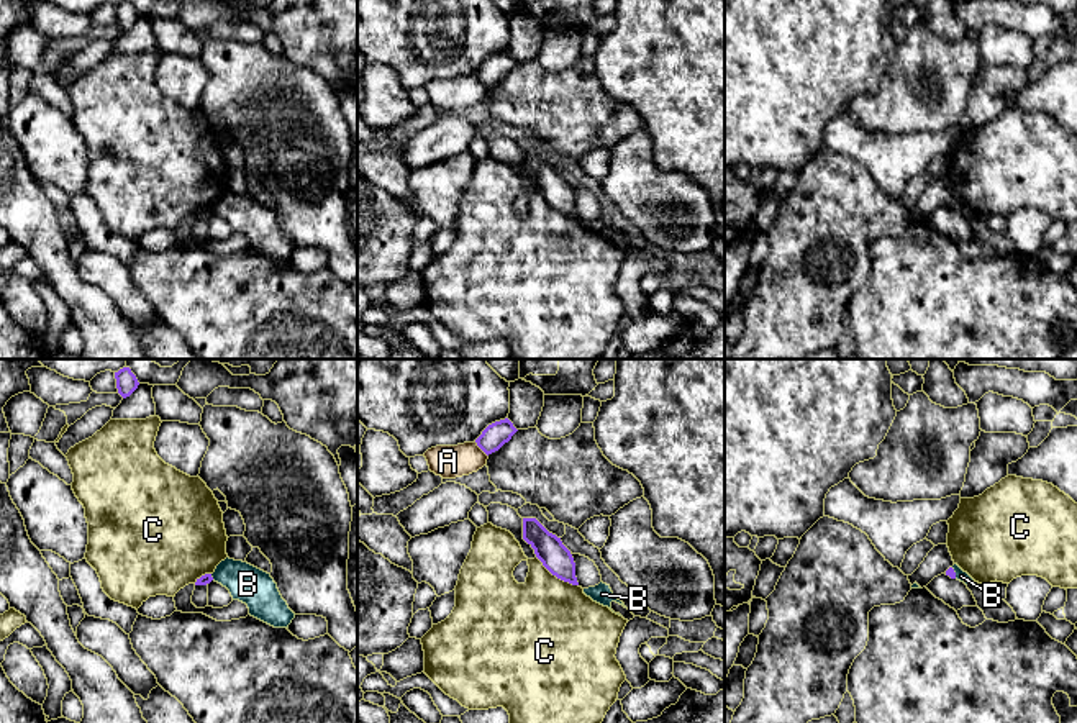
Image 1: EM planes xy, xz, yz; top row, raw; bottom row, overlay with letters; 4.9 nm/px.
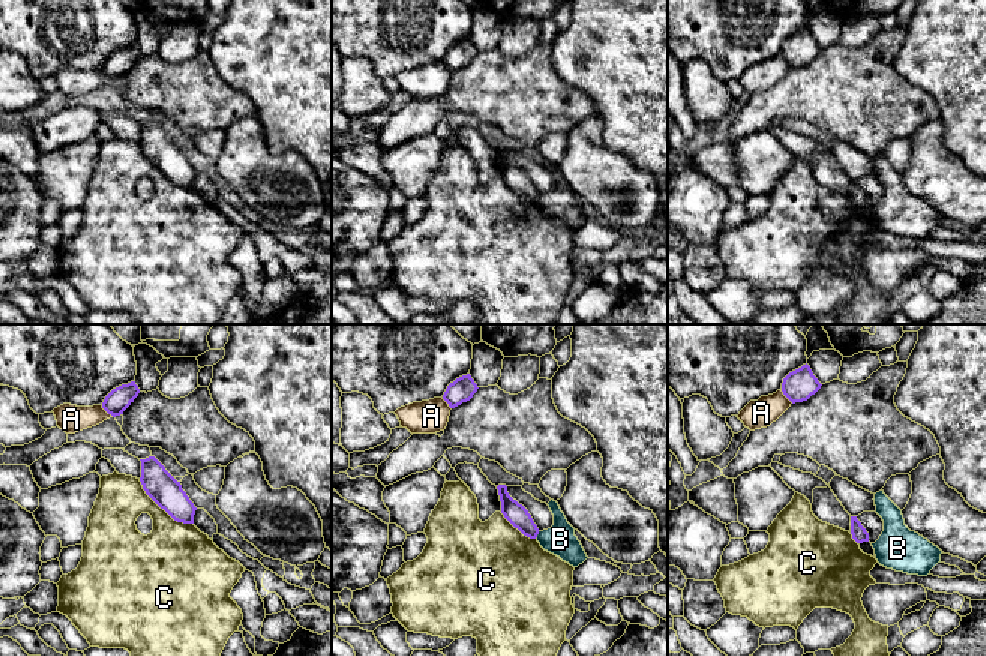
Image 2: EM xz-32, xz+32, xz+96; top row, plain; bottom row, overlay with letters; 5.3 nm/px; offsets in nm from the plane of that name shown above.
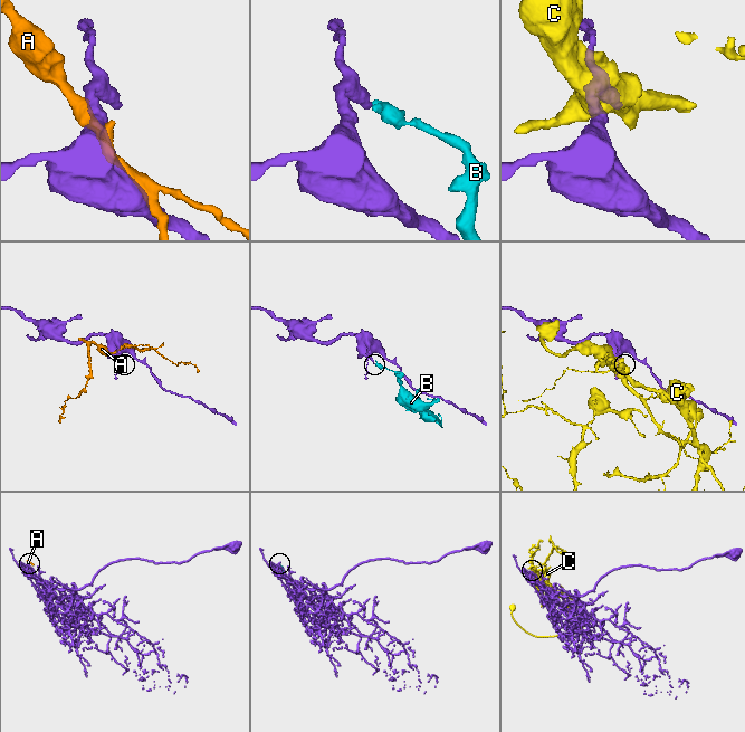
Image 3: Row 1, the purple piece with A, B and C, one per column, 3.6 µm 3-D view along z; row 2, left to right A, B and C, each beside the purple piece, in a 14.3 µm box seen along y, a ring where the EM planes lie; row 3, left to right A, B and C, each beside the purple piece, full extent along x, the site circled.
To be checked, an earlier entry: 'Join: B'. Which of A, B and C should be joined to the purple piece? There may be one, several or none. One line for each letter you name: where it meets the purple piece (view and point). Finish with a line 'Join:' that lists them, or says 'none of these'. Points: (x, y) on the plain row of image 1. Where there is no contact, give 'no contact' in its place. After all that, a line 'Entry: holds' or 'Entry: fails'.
Join: none of these
Entry: fails

